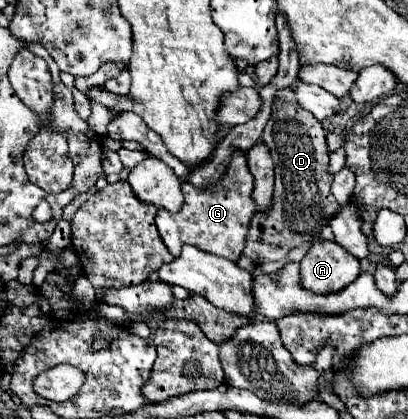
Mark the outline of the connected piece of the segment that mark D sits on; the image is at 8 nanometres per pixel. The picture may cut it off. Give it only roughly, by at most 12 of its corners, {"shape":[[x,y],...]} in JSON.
{"shape":[[293,89],[275,93],[263,143],[269,215],[243,251],[257,265],[315,241],[339,207],[325,131]]}

